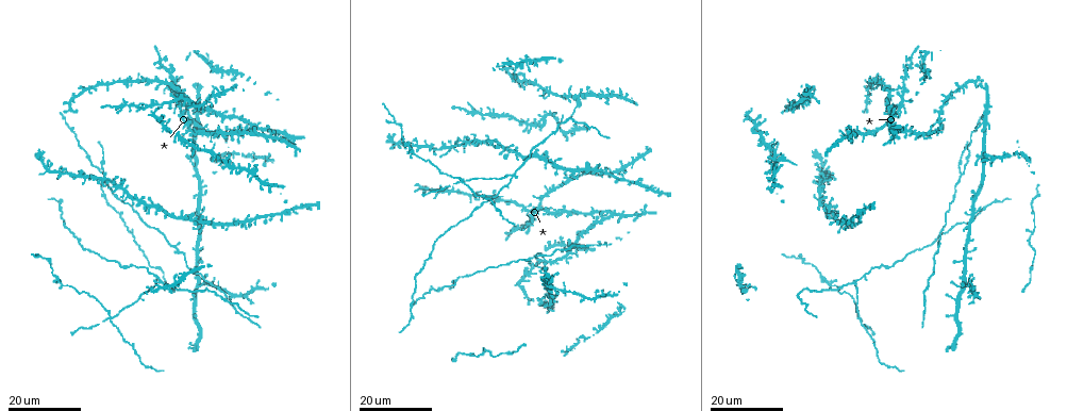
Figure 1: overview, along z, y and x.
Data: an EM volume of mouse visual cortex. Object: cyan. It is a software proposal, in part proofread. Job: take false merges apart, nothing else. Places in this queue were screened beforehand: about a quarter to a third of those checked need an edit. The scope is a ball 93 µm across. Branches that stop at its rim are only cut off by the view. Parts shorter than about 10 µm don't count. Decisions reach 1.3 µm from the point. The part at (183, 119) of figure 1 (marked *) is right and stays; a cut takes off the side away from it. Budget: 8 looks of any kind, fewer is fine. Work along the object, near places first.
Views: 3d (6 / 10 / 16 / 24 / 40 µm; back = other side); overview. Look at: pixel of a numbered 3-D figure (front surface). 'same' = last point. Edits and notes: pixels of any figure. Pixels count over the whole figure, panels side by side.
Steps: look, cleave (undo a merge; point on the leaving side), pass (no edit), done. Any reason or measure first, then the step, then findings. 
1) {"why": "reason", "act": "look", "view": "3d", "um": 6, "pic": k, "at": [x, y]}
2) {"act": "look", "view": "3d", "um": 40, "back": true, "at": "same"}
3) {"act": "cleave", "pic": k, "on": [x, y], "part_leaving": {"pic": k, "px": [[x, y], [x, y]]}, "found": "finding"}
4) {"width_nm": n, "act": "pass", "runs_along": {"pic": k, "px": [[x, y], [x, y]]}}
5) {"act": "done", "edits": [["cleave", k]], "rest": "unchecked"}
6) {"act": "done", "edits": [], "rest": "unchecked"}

{"act": "look", "view": "3d", "um": 16, "pic": 1, "at": [987, 123]}

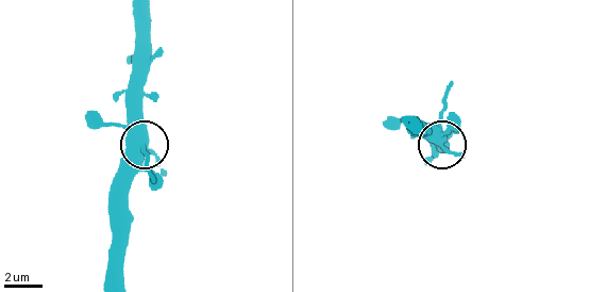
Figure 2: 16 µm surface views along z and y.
{"act": "look", "view": "3d", "um": 6, "pic": 2, "at": [444, 146]}

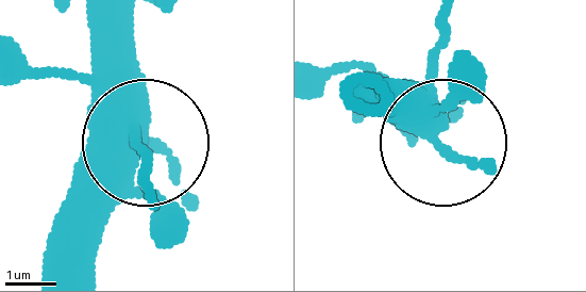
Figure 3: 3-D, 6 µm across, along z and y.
{"act": "pass", "found": "continuous, no second cell"}

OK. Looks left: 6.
{"why": "four or more arms meet", "act": "look", "view": "3d", "um": 24, "pic": 1, "at": [111, 317]}

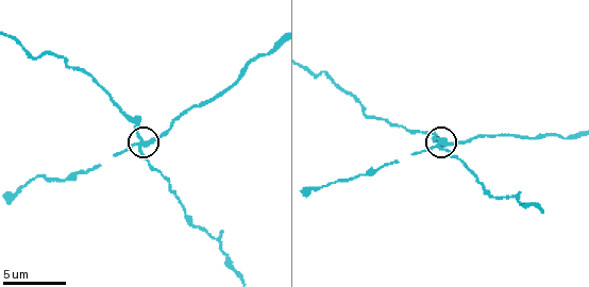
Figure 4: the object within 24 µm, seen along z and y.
{"act": "look", "view": "3d", "um": 6, "pic": 4, "at": [142, 140]}

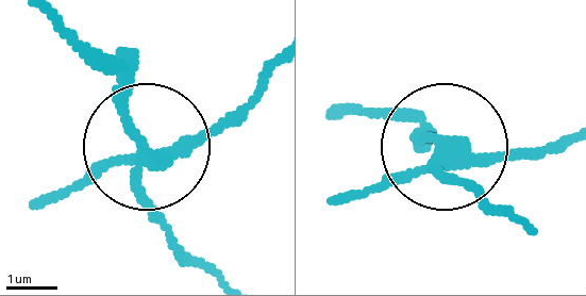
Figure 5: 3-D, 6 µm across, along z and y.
{"arms": 4, "act": "cleave", "pic": 5, "on": [118, 94], "part_leaving": {"pic": 5, "px": [[155, 158], [138, 204], [211, 273]]}, "found": "a second cell is stuck on"}

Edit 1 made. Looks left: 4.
{"act": "look", "view": "3d", "um": 16, "pic": 1, "at": [510, 175]}

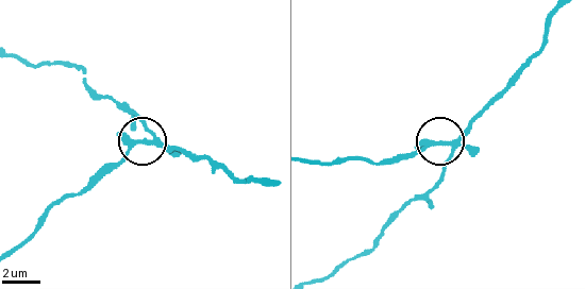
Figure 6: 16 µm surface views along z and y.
{"act": "look", "view": "3d", "um": 6, "pic": 6, "at": [148, 140]}

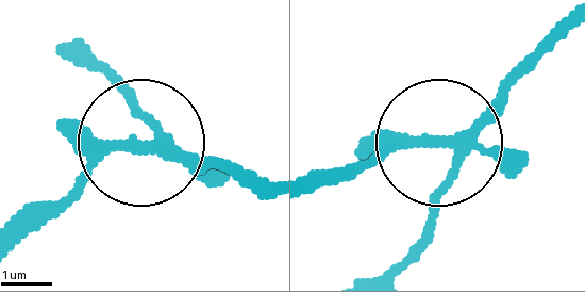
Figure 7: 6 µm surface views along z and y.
{"arms": 4, "act": "pass", "found": "continuous, no second cell"}

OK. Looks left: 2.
{"why": "looks like a crossing", "act": "look", "view": "3d", "um": 16, "pic": 1, "at": [564, 257]}

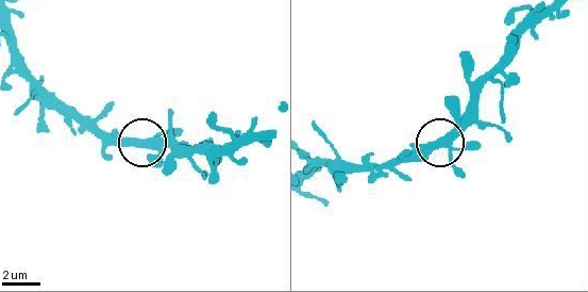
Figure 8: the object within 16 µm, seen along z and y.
{"act": "look", "view": "3d", "um": 10, "pic": 8, "at": [442, 142]}

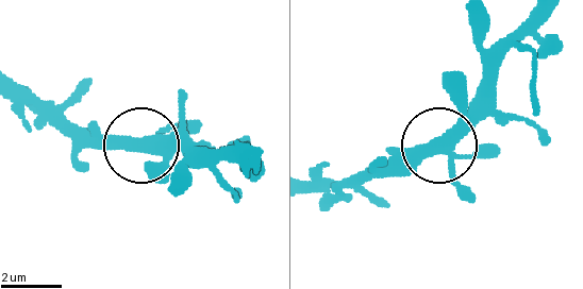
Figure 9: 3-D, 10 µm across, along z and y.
{"width_nm": 350, "act": "pass", "runs_along": {"pic": 9, "px": [[548, 14], [444, 143], [451, 181], [468, 202]]}, "found": "continuous, no second cell"}

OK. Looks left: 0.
{"act": "done", "edits": [["cleave", 5]], "rest": "unchecked"}

